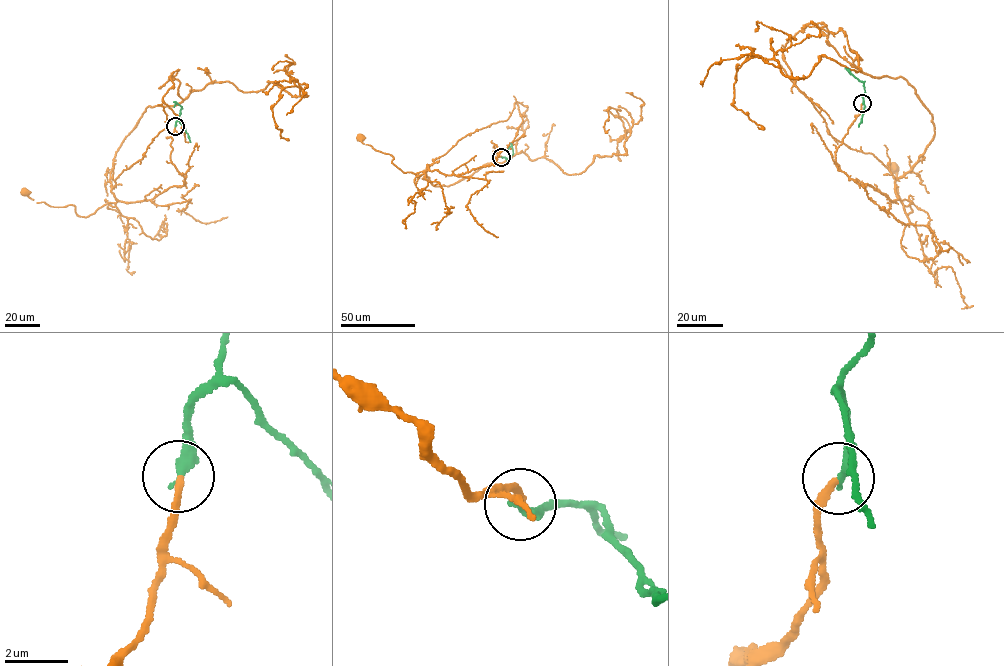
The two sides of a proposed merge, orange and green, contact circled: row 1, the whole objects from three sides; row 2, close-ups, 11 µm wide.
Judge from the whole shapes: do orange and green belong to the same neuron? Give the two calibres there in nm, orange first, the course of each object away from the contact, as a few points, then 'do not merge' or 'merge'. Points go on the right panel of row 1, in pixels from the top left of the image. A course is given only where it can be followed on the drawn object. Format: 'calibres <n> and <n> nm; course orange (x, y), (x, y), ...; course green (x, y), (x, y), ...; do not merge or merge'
calibres 200 and 340 nm; course orange (862, 103), (835, 161), (859, 184), (870, 185), (891, 201), (910, 201), (908, 215), (897, 195), (893, 170); course green (862, 103), (864, 82), (854, 76); merge

